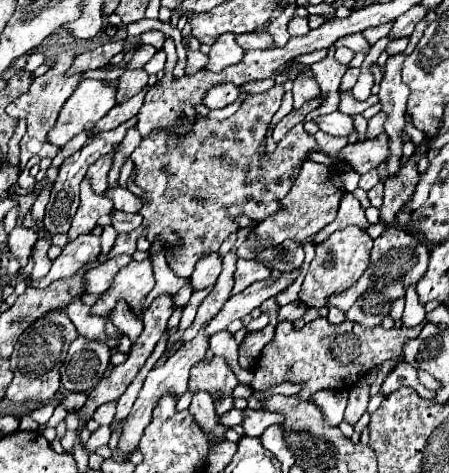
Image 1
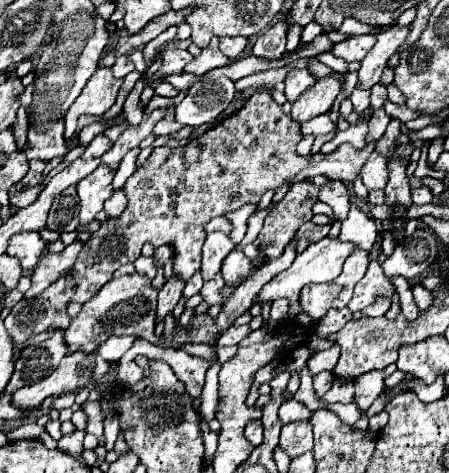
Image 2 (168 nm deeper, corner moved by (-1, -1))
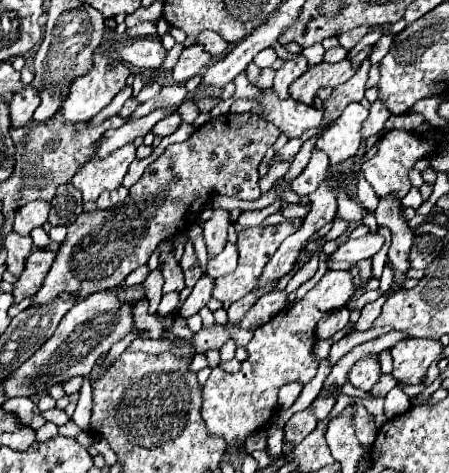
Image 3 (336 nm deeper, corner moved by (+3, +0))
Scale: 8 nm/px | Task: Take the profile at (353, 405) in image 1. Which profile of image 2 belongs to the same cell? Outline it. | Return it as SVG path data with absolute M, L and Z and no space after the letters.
M376 370L376 372L366 372L364 376L358 376L354 380L356 386L356 404L360 406L360 412L368 410L370 404L378 398L378 394L384 390L384 372Z

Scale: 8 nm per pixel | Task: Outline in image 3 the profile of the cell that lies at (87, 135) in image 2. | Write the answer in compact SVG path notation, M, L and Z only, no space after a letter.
M40 199L27 203L16 211L14 231L20 235L30 235L32 229L47 222L50 209L50 203Z

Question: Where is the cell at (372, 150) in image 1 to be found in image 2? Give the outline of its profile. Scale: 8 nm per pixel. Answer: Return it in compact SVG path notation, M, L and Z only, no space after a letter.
M256 92L240 110L226 116L218 126L184 148L154 148L150 158L124 184L128 194L126 210L120 218L110 218L100 224L98 232L94 232L84 244L70 276L62 276L34 300L22 298L6 316L4 324L12 340L22 344L50 326L66 330L70 324L66 306L70 302L84 304L90 300L122 264L136 262L140 258L146 242L152 242L154 246L172 246L173 274L188 280L196 270L200 270L202 244L206 240L204 226L210 218L238 210L244 204L258 202L268 188L276 190L284 180L326 176L330 180L338 178L342 182L350 182L360 174L366 158L374 150L372 142L362 150L342 144L332 154L302 158L296 154L298 142L300 124L294 122L290 114L282 112L282 106L272 100L270 92Z

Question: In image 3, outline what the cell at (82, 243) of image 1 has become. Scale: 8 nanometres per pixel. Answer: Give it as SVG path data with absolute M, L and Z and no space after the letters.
M36 249L32 251L32 255L26 259L26 269L20 275L18 283L14 285L14 303L20 303L26 297L32 297L40 287L44 277L48 275L52 263L56 259L54 251L46 251L46 249Z

